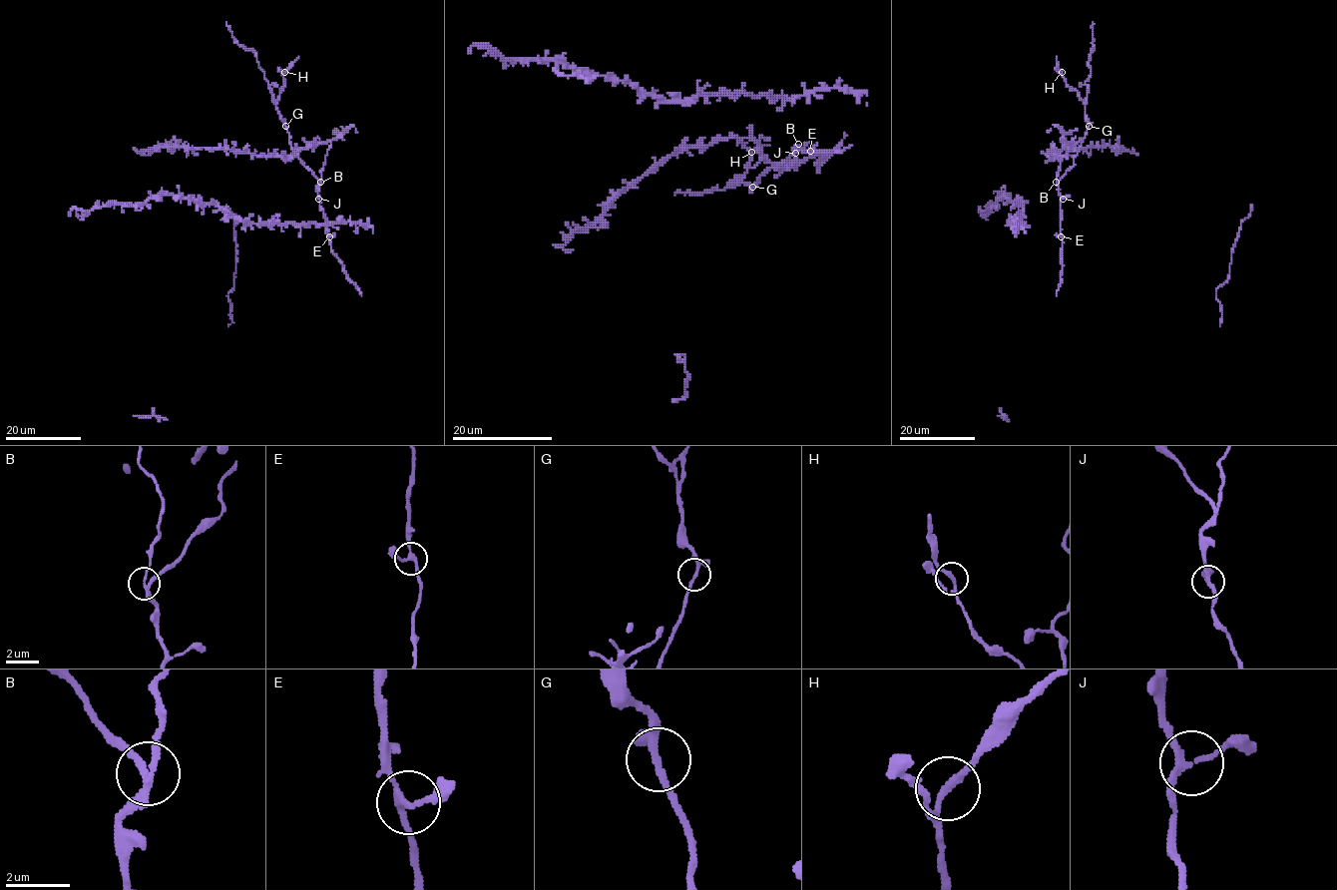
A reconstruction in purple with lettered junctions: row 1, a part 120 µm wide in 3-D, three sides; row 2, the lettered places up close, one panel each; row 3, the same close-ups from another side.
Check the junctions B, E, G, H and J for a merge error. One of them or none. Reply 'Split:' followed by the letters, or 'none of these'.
Split: B

